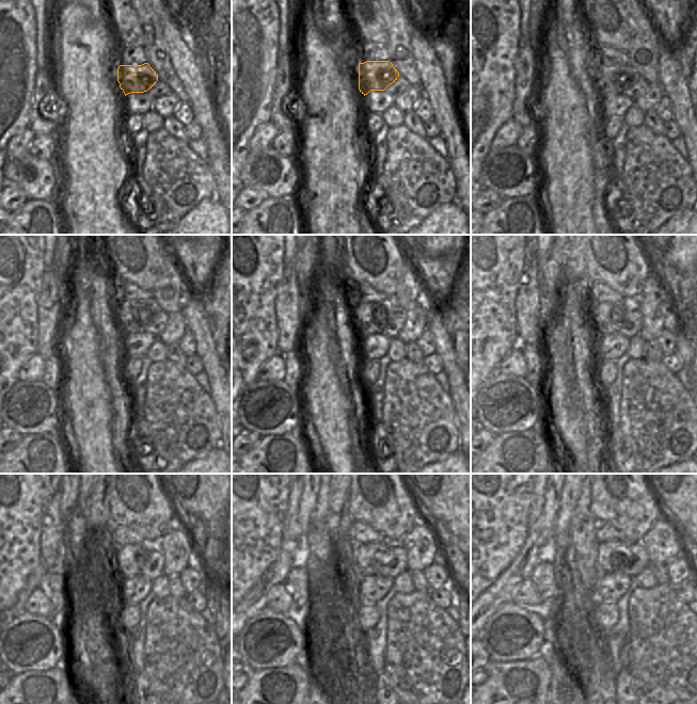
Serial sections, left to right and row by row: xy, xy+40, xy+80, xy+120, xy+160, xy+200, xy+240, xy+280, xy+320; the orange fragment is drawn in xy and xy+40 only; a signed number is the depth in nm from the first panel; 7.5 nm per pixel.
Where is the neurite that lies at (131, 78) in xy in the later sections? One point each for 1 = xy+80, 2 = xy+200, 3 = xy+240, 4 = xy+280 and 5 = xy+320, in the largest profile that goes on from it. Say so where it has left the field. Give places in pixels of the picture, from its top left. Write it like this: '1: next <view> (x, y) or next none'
1: next xy+80 (610, 79)
2: next xy+200 (608, 316)
3: next xy+240 (129, 556)
4: next xy+280 (367, 554)
5: next xy+320 (611, 554)

